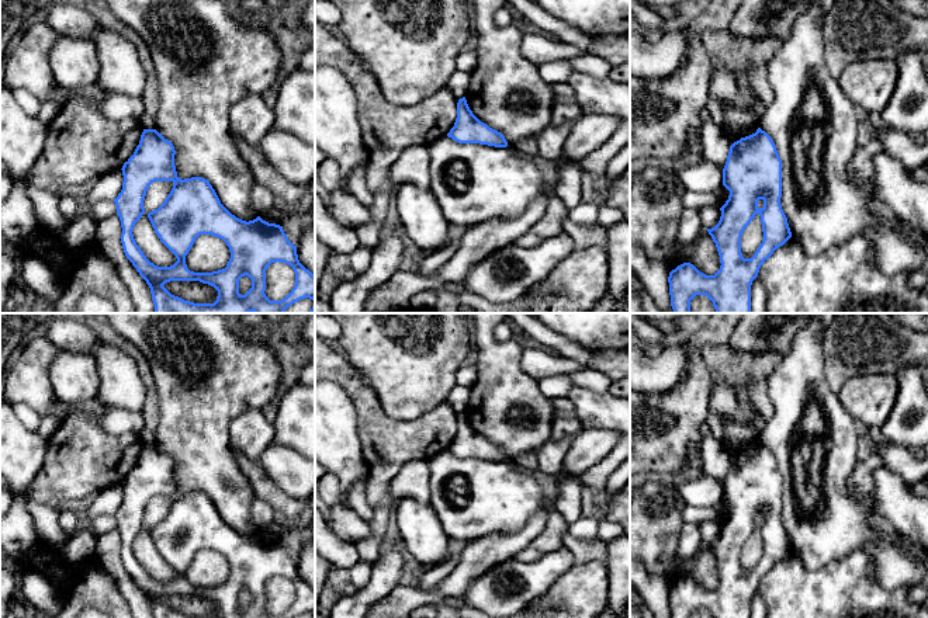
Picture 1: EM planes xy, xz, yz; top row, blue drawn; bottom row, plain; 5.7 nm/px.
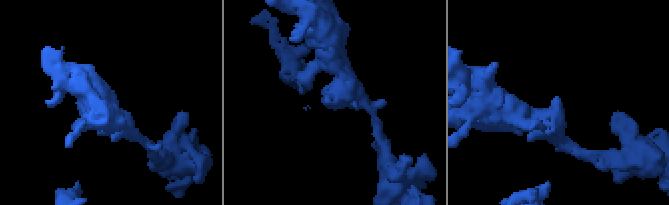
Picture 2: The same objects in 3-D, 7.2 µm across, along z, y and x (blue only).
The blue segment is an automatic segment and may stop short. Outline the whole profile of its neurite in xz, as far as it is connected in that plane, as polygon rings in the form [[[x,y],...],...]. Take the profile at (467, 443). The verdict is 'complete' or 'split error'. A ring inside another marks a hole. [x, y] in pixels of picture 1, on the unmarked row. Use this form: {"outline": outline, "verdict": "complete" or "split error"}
{"outline": [[[465,412],[457,417],[457,433],[454,441],[447,448],[458,458],[479,458],[495,462],[506,462],[505,451],[481,437],[470,424]]], "verdict": "complete"}

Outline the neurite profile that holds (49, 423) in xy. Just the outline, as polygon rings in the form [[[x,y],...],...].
[[[55,414],[41,416],[38,434],[46,441],[59,427],[60,421]]]

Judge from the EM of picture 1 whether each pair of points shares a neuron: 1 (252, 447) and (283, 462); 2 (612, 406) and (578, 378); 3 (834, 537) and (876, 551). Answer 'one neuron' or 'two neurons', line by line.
1: two neurons
2: two neurons
3: one neuron

